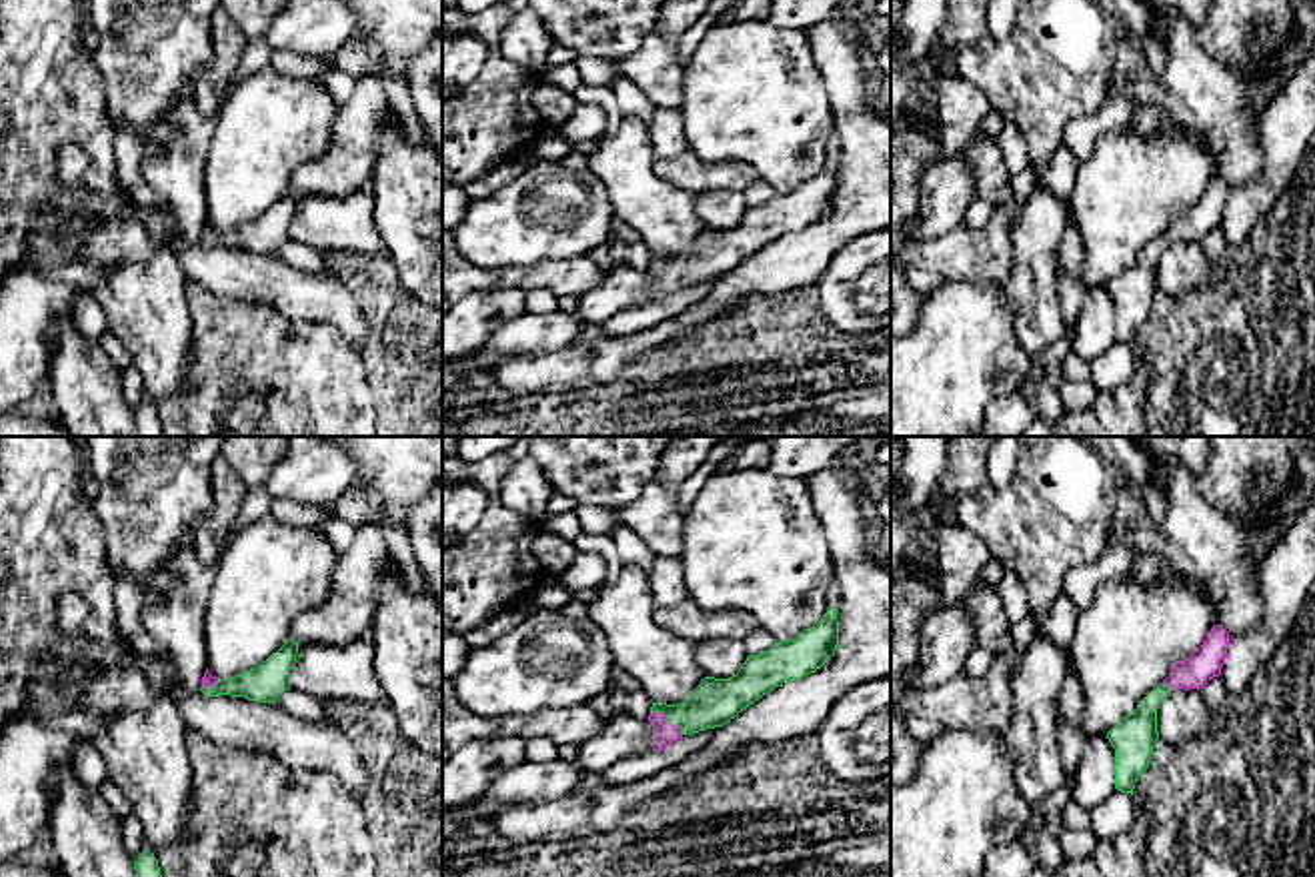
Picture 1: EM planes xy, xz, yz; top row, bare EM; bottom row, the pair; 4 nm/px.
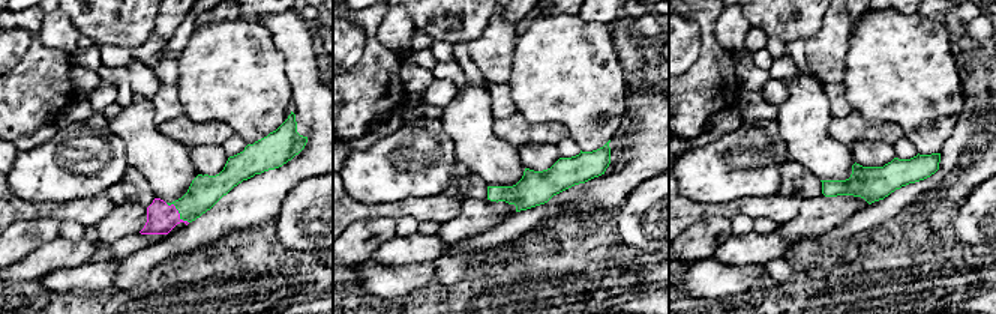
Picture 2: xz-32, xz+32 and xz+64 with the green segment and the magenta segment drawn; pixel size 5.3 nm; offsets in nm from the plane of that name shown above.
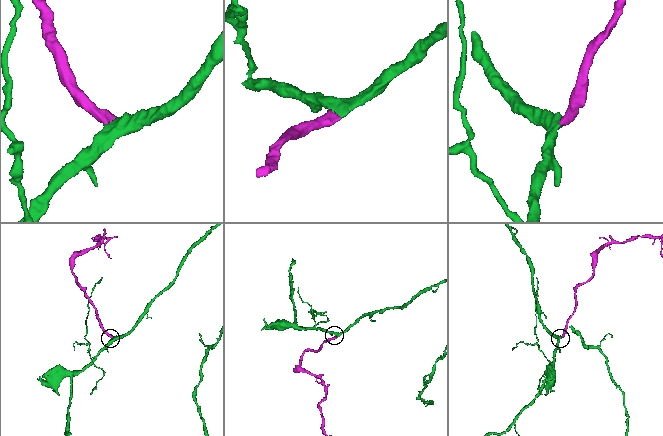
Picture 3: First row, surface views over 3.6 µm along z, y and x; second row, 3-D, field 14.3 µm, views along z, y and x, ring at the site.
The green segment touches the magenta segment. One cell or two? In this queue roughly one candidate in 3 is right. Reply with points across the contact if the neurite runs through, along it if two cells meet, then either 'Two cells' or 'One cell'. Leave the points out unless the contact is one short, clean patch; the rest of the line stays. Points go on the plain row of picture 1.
Path across: xz (715, 253), (689, 269), (669, 273), (663, 285). One cell

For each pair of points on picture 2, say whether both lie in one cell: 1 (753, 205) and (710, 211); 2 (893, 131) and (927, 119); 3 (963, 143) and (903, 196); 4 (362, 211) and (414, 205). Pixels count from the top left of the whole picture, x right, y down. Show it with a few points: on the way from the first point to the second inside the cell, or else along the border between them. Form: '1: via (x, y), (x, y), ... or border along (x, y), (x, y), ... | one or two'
1: via (743, 206), (720, 211) | one
2: border along (869, 119), (896, 122), (905, 135) | two
3: via (948, 160), (944, 170), (932, 182), (920, 188) | one
4: via (375, 211), (401, 208) | one

